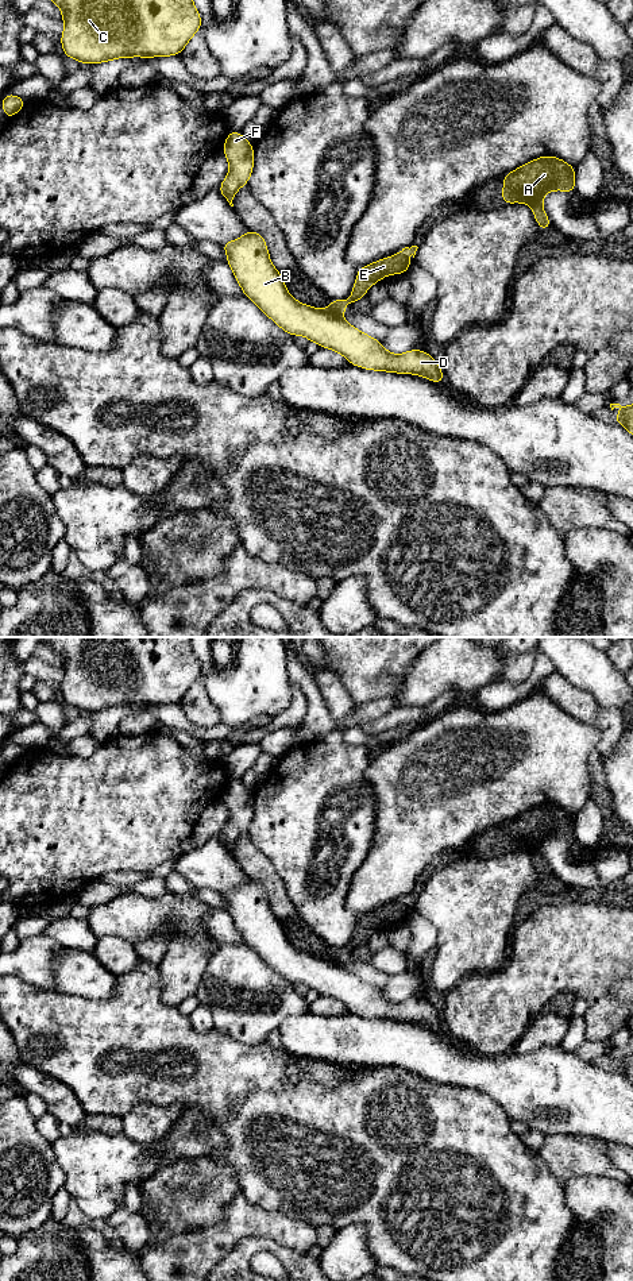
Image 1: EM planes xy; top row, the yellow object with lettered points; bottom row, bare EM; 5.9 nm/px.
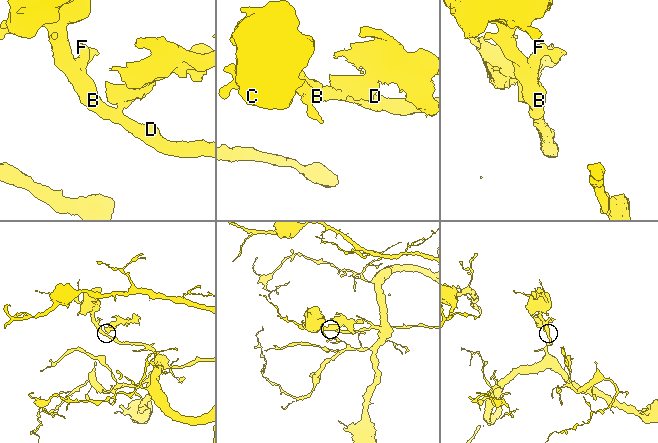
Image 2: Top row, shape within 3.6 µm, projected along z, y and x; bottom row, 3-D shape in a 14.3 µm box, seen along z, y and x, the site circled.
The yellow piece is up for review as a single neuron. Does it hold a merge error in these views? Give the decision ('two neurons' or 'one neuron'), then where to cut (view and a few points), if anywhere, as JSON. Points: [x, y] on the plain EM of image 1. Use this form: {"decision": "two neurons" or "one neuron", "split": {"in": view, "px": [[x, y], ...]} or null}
{"decision": "two neurons", "split": {"in": "xy", "px": [[324, 959], [340, 965]]}}

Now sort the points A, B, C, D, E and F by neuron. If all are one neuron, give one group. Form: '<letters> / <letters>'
A E / B C D F

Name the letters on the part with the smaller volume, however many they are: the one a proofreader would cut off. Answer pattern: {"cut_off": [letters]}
{"cut_off": ["A", "E"]}

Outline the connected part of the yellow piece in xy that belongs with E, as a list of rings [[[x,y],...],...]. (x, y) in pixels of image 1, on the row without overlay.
[[[412,894],[410,896],[405,895],[391,906],[383,906],[371,912],[359,915],[351,945],[348,948],[331,948],[325,960],[341,965],[347,952],[355,953],[362,945],[366,944],[367,937],[379,930],[385,923],[389,922],[393,925],[395,921],[405,922],[408,917],[414,912],[414,910],[410,911],[408,908],[408,902],[410,900],[414,906],[417,896],[417,894]]]

